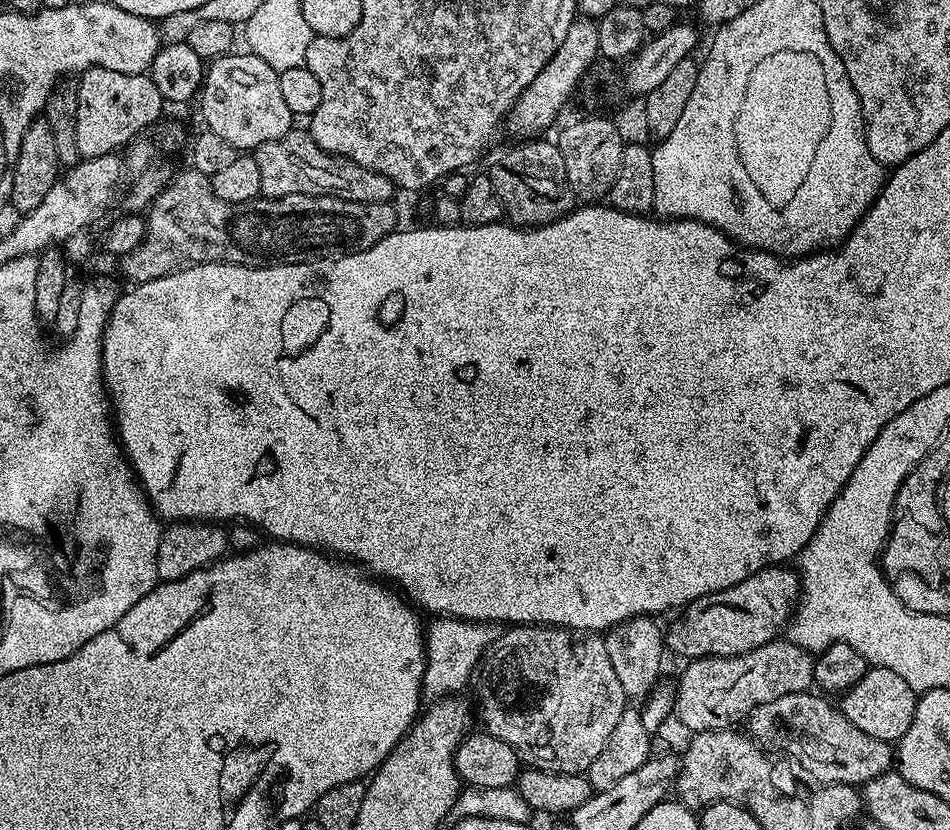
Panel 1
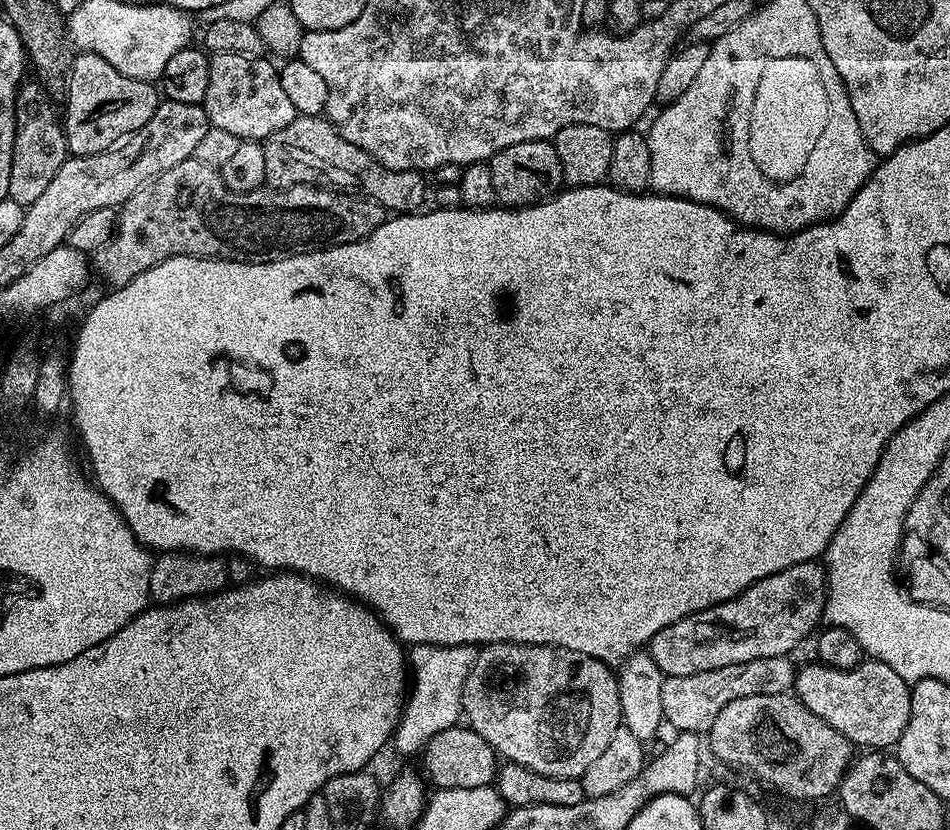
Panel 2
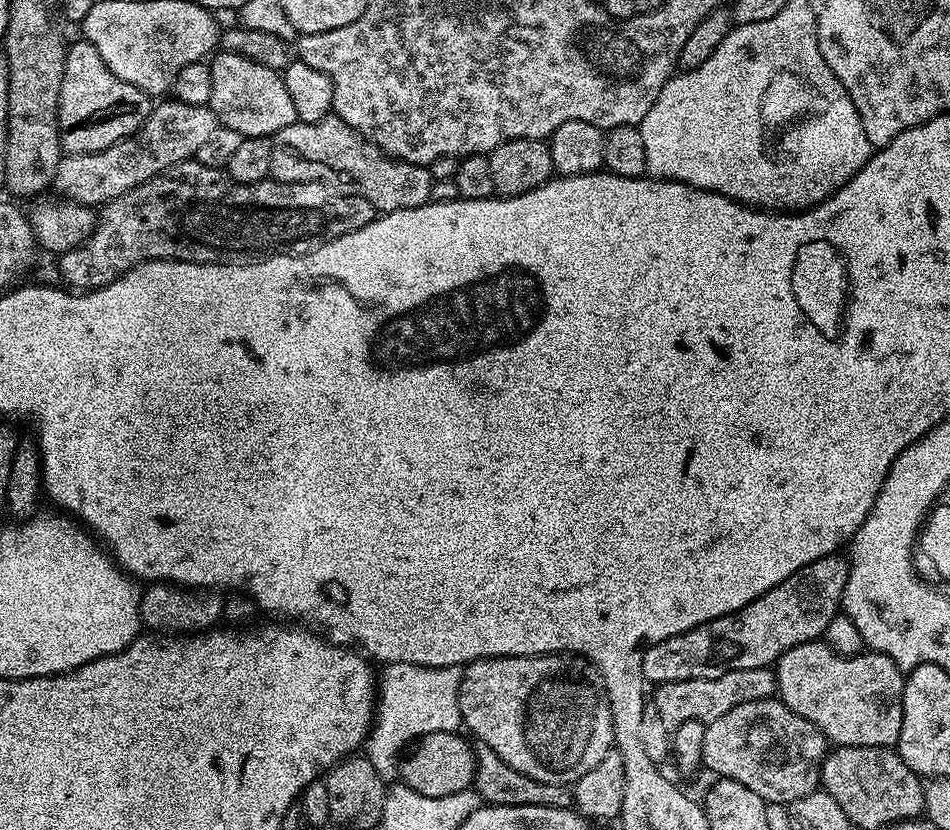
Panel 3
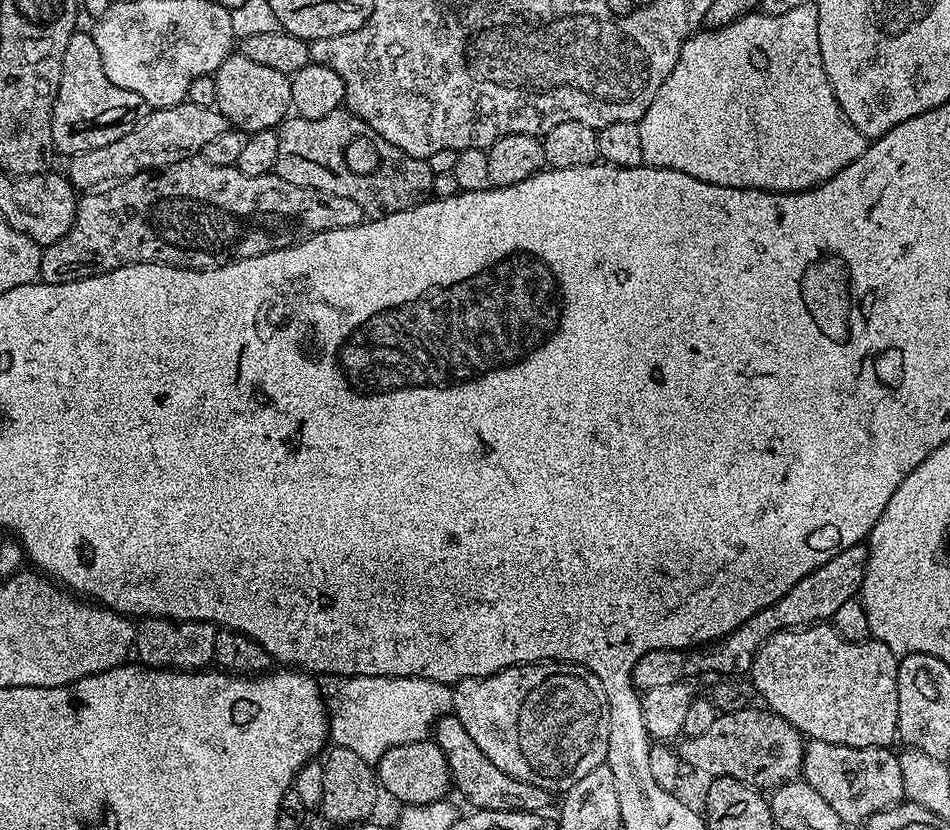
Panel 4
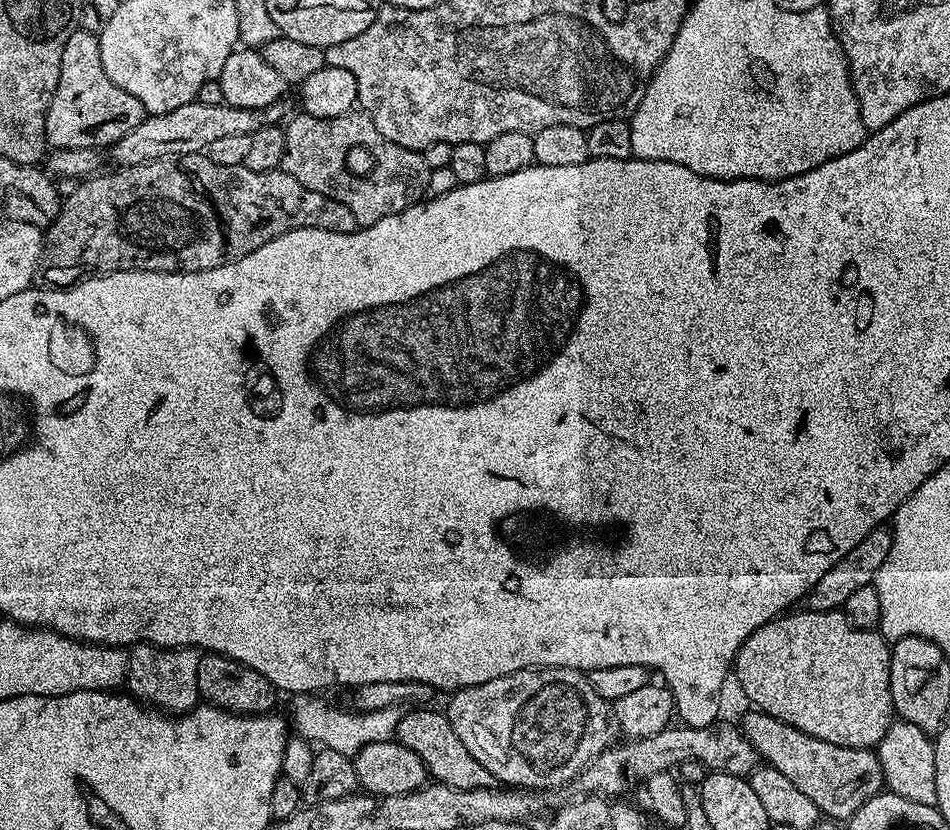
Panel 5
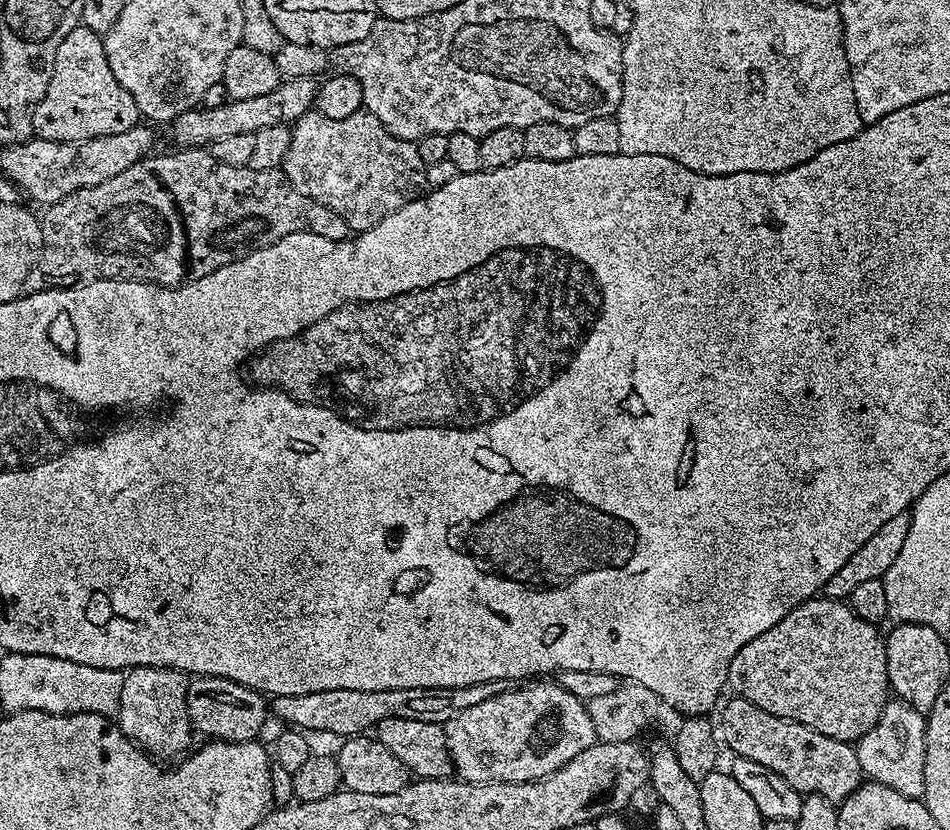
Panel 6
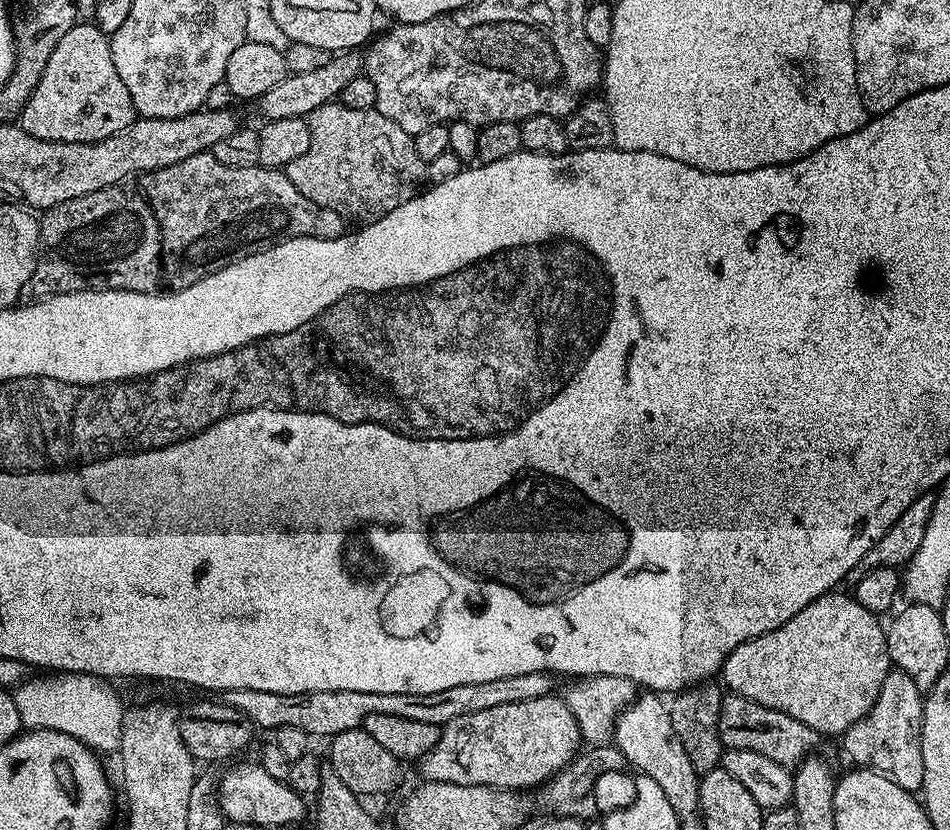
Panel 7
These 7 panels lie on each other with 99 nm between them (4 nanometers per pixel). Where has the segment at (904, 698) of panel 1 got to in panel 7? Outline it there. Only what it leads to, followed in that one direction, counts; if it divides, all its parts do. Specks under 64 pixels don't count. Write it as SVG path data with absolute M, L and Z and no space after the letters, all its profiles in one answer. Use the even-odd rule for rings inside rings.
M844 590L827 592L822 598L810 602L806 610L798 610L790 622L782 622L782 626L763 632L758 638L750 638L735 648L724 660L722 669L722 677L728 683L727 691L770 710L790 714L790 718L798 718L798 722L810 726L814 734L820 735L821 732L824 736L839 737L862 719L870 706L874 706L882 682L886 682L894 665L888 653L888 633L881 617L866 610L866 606L856 601L855 595L848 593L847 596L840 591Z

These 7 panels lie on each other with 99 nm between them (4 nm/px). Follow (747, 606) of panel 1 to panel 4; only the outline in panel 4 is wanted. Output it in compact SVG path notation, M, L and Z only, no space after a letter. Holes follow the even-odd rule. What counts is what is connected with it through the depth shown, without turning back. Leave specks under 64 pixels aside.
M867 543L850 546L842 554L830 558L818 570L806 574L798 582L778 598L770 606L760 608L754 618L746 618L728 636L721 640L709 643L707 646L697 647L695 650L685 651L683 648L655 648L638 662L632 671L632 684L637 692L643 694L661 686L670 686L687 681L688 676L700 676L703 672L721 672L721 677L728 678L733 674L751 673L752 663L758 654L758 650L774 634L787 632L790 628L806 628L810 624L823 624L831 621L833 614L851 600L857 599L862 578L866 574L866 562L868 561Z

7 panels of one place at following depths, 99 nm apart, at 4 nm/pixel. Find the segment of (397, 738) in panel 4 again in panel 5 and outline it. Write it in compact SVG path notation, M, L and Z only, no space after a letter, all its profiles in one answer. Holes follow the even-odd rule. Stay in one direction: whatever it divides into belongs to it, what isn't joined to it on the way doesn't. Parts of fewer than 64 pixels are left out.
M296 694L291 697L292 716L291 723L301 737L311 740L317 745L338 750L338 754L346 754L355 757L370 742L382 742L393 739L396 735L396 727L400 721L401 713L396 708L383 708L366 712L363 710L349 710L344 708L328 708L328 704L316 694ZM348 711L348 712L347 712ZM296 723L296 724L295 724Z

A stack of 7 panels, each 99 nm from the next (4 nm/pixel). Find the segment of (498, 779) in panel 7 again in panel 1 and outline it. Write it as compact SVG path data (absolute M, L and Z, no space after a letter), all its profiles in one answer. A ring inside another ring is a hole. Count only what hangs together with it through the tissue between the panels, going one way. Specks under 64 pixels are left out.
M512 626L501 631L477 662L470 688L476 691L475 707L491 736L502 738L527 767L562 774L587 773L590 762L594 762L602 746L606 746L606 738L610 738L626 707L622 682L618 682L614 674L603 639L596 634L577 638L567 628Z

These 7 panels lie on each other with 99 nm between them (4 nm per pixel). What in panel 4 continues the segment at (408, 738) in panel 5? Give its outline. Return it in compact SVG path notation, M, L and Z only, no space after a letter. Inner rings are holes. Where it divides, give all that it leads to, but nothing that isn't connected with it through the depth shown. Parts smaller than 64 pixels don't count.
M454 714L437 720L434 725L436 744L446 754L446 762L450 766L452 783L455 791L460 791L472 803L473 809L481 812L538 812L543 813L544 807L554 800L553 793L542 786L534 786L534 782L522 782L518 778L510 778L506 770L498 770L486 754L474 743L474 738L466 734L466 726Z

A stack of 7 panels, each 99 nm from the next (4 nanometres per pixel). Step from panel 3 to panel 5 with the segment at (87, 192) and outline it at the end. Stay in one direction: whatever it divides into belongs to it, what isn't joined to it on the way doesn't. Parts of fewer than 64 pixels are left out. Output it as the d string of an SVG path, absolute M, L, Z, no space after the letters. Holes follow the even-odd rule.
M194 99L186 106L178 106L178 110L170 110L166 114L145 115L144 120L138 122L134 130L130 130L130 134L126 134L117 144L111 145L113 165L129 168L151 160L165 160L167 156L203 153L210 146L210 142L215 142L218 138L227 138L230 134L251 136L263 124L280 124L289 115L286 105L284 100L279 100L255 112L235 108L226 103L206 106L206 102Z

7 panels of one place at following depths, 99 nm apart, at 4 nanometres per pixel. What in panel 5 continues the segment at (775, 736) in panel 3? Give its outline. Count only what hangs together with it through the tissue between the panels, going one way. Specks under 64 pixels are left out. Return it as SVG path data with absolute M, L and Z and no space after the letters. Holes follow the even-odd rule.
M717 722L708 728L686 728L669 726L650 738L628 740L615 748L609 746L593 758L581 770L578 777L580 792L595 794L605 798L616 798L627 784L635 780L647 782L654 774L679 769L681 764L696 761L708 770L725 772L735 776L751 777L758 767L758 757L754 746L745 738L743 731L732 724Z

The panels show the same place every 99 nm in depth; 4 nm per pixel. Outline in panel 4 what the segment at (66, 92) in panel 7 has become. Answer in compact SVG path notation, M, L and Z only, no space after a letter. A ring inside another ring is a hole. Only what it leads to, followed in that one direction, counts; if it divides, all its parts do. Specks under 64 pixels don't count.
M79 30L73 32L70 42L66 42L66 54L62 58L62 78L58 82L58 94L52 115L57 153L75 154L86 150L98 150L98 146L110 146L110 142L118 142L118 138L133 132L149 111L148 103L138 98L134 90L122 90L122 86L114 86L114 82L106 78L106 70L102 70L102 54L98 54L98 46L92 33Z

